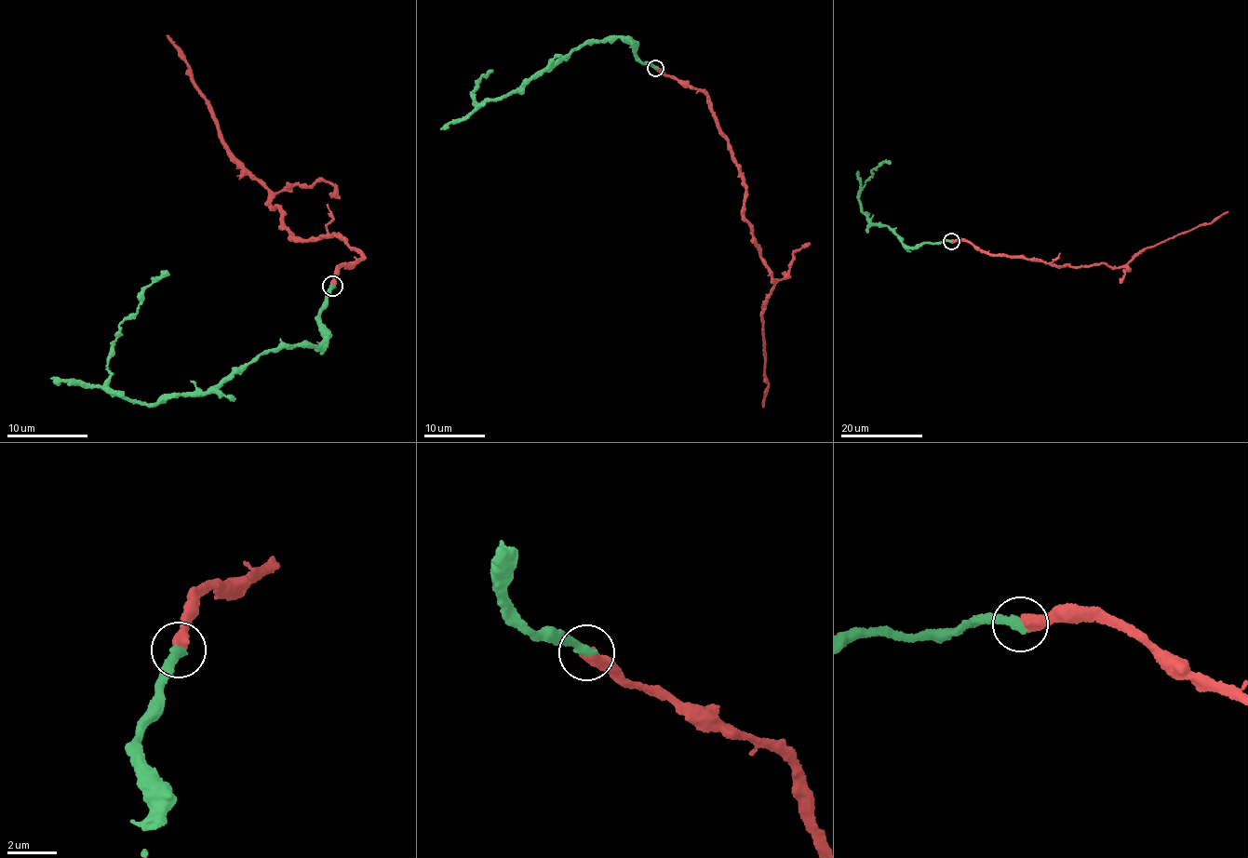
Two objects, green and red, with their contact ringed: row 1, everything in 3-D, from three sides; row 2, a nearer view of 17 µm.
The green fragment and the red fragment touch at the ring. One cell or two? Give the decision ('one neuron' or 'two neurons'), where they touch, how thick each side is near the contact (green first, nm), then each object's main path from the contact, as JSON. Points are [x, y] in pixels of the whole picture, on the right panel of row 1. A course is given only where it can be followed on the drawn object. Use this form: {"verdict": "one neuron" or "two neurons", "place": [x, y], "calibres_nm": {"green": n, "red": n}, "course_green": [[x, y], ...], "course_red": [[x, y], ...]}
{"verdict": "one neuron", "place": [951, 241], "calibres_nm": {"green": 360, "red": 500}, "course_green": [[951, 241], [906, 246], [885, 224], [866, 219], [859, 204], [865, 181], [883, 162], [891, 162]], "course_red": [[952, 241], [965, 241], [994, 255], [1041, 259], [1055, 266], [1104, 262], [1117, 268], [1151, 247], [1228, 212]]}

